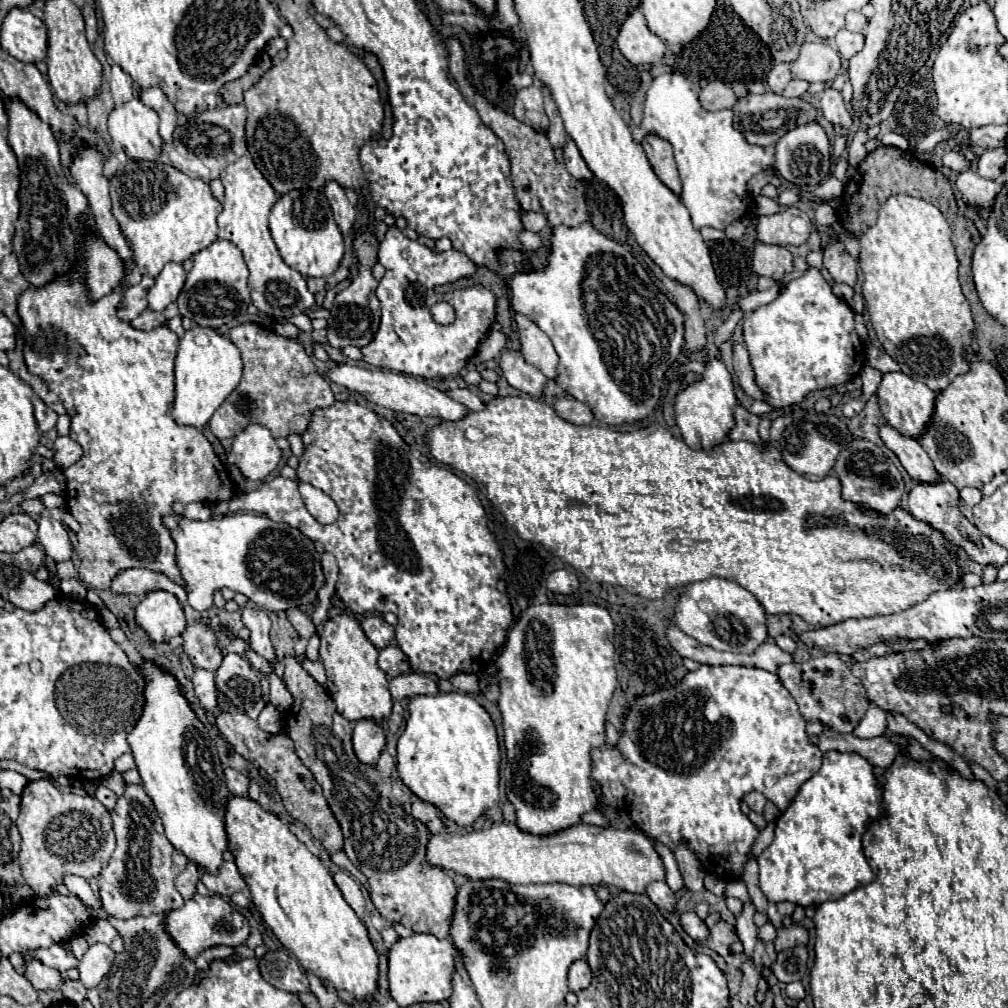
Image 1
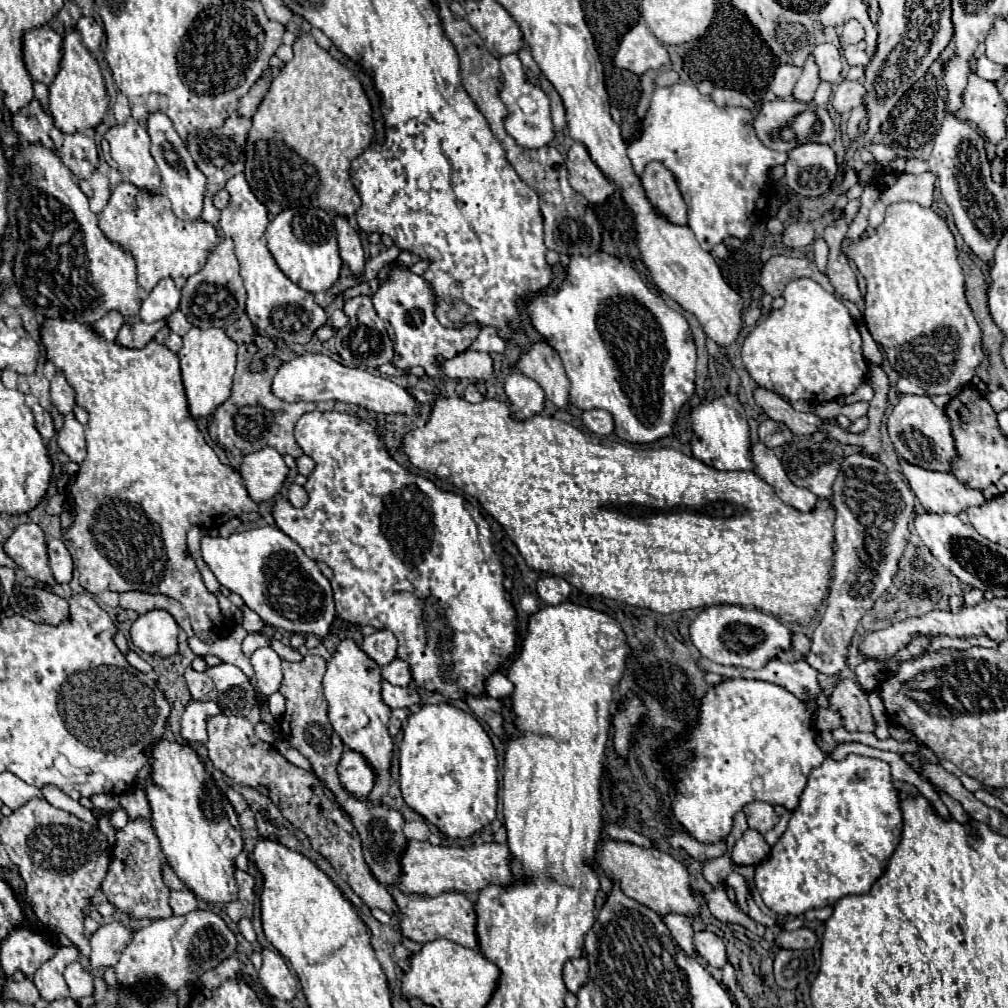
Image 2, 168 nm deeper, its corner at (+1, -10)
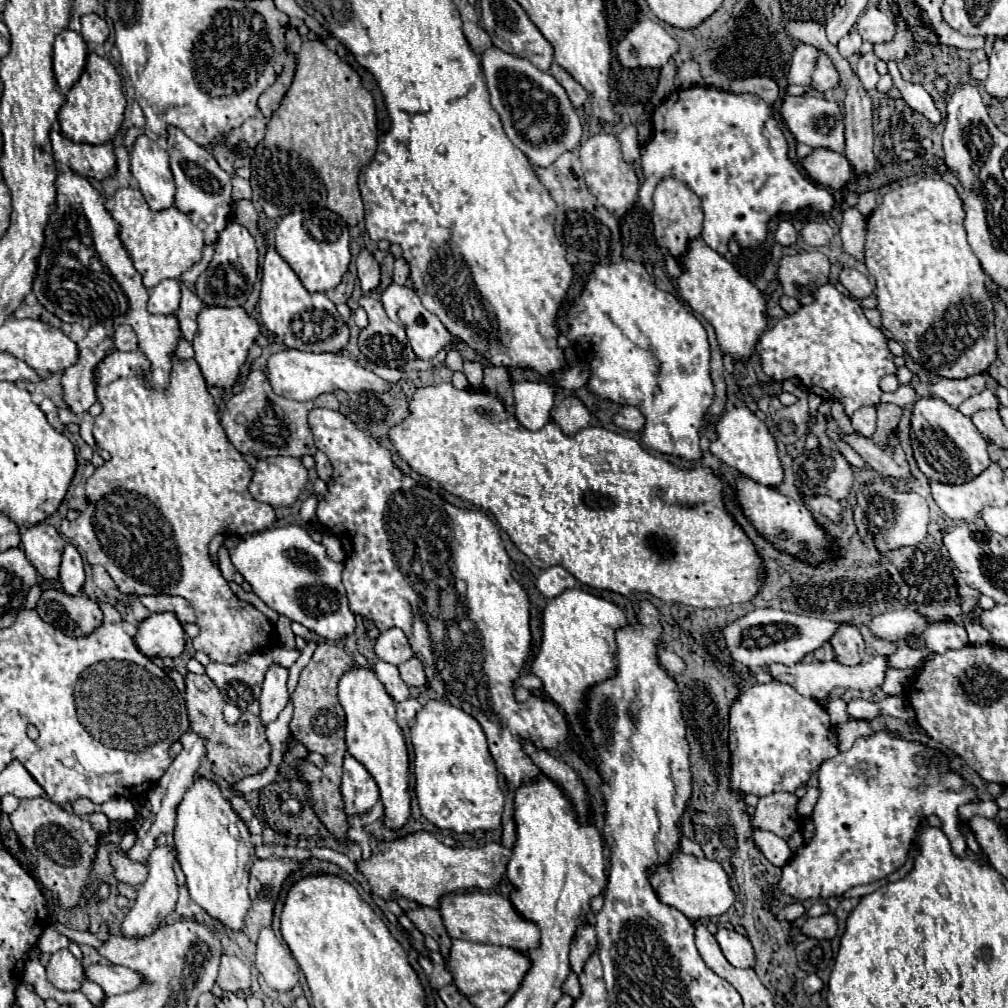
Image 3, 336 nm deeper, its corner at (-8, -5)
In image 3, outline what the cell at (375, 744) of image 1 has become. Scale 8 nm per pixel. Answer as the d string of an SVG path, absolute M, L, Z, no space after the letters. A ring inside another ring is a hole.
M352 755L344 757L344 775L340 791L344 797L344 811L348 817L368 813L370 807L380 799L376 781L366 771L366 767L358 763Z

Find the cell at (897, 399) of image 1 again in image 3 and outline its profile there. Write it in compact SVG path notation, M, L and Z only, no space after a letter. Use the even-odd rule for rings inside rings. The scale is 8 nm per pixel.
M936 397L920 399L914 405L912 449L920 471L930 481L948 485L962 485L964 481L972 481L972 477L978 477L992 463L988 455L988 441L974 427L972 419Z

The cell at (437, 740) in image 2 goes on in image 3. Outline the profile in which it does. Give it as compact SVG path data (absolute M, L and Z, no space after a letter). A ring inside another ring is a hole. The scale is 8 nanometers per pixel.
M428 701L416 715L410 739L414 747L416 797L422 815L438 829L456 833L498 829L504 793L480 723L450 703Z

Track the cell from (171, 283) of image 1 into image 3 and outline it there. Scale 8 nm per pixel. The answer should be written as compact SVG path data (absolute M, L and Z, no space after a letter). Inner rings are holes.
M176 279L160 281L148 299L148 311L154 315L176 313L178 305L180 305L180 287Z

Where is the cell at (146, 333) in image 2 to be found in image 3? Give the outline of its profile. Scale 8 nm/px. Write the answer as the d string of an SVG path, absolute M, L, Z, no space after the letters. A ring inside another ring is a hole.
M118 325L114 331L114 349L118 351L136 351L138 343L136 343L136 335L132 331L130 325Z

